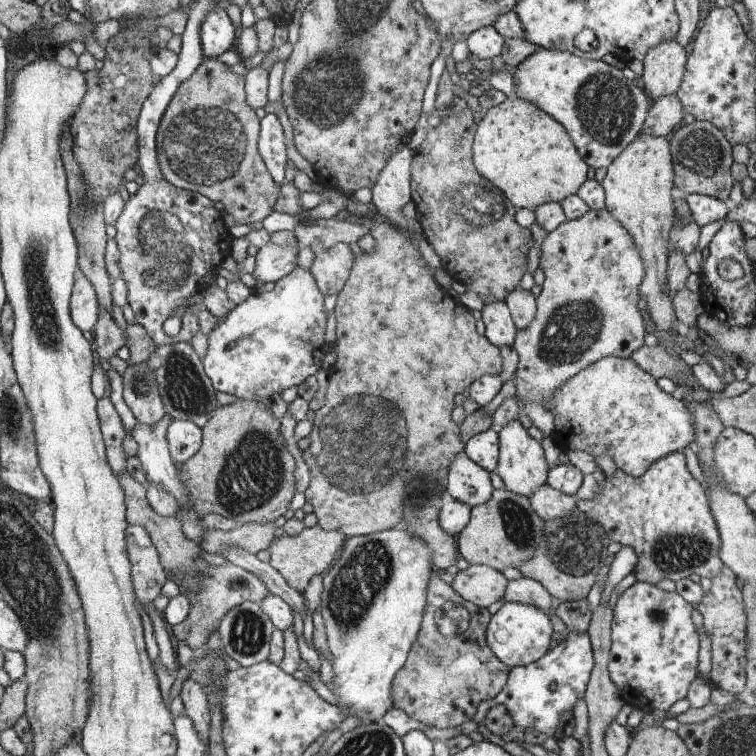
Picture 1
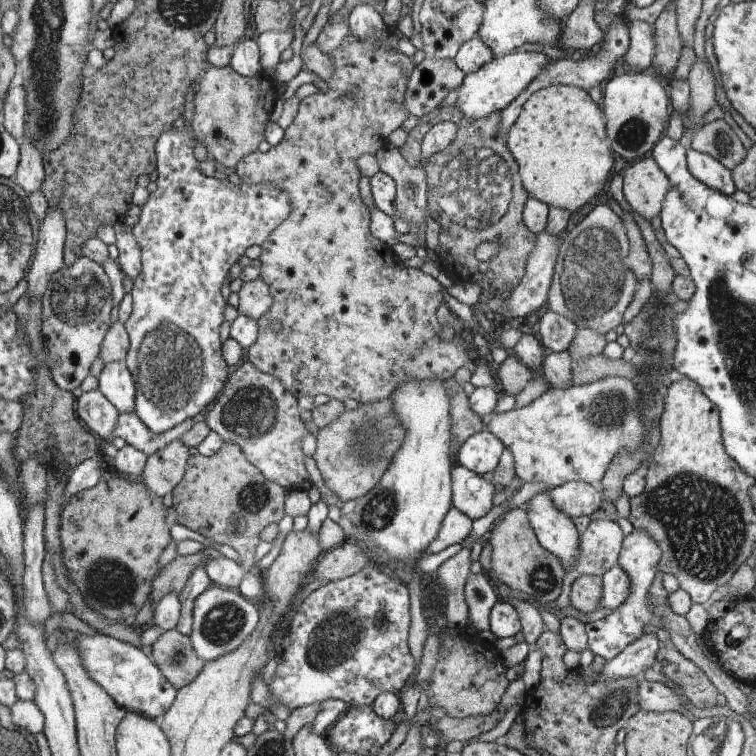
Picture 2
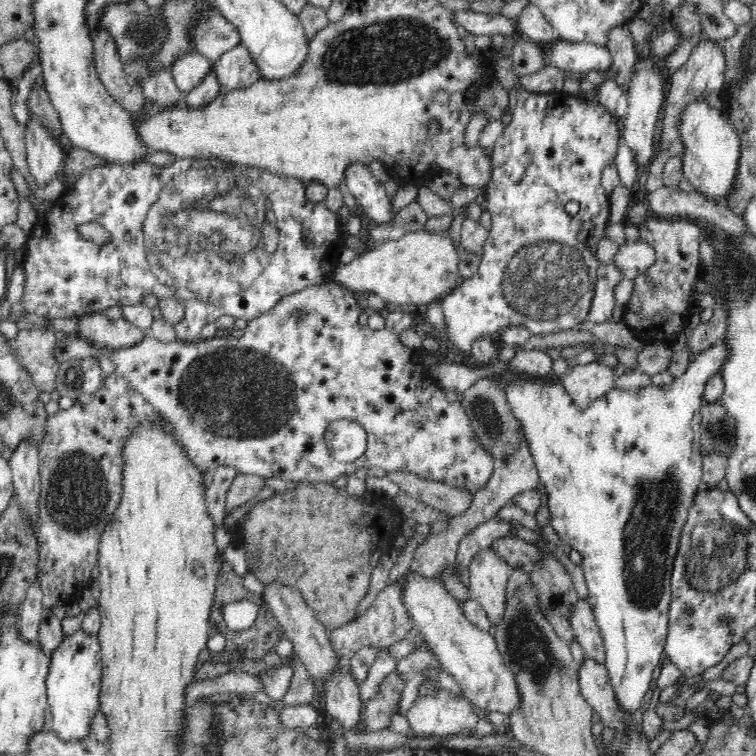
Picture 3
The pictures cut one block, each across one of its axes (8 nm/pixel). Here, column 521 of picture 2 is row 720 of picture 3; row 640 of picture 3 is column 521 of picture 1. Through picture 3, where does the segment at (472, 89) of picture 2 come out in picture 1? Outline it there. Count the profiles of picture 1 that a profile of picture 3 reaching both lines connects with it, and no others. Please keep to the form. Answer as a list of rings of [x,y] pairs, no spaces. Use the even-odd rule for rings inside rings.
[[[539,47],[514,70],[513,86],[516,96],[531,101],[555,117],[572,139],[582,160],[592,168],[606,168],[641,132],[651,100],[636,80],[624,76],[619,68],[602,59],[587,59],[568,51]]]

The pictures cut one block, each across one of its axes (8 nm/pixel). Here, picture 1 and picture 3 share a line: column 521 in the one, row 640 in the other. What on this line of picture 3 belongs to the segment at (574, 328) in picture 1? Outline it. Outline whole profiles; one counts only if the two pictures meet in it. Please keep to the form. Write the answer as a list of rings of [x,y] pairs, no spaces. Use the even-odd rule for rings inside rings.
[[[394,582],[384,587],[377,595],[371,606],[364,615],[353,619],[350,623],[334,629],[330,636],[330,644],[336,656],[343,656],[343,659],[351,660],[357,651],[363,646],[375,646],[382,650],[388,650],[392,644],[398,640],[408,638],[408,634],[413,633],[411,620],[408,611],[400,600],[400,589]]]

